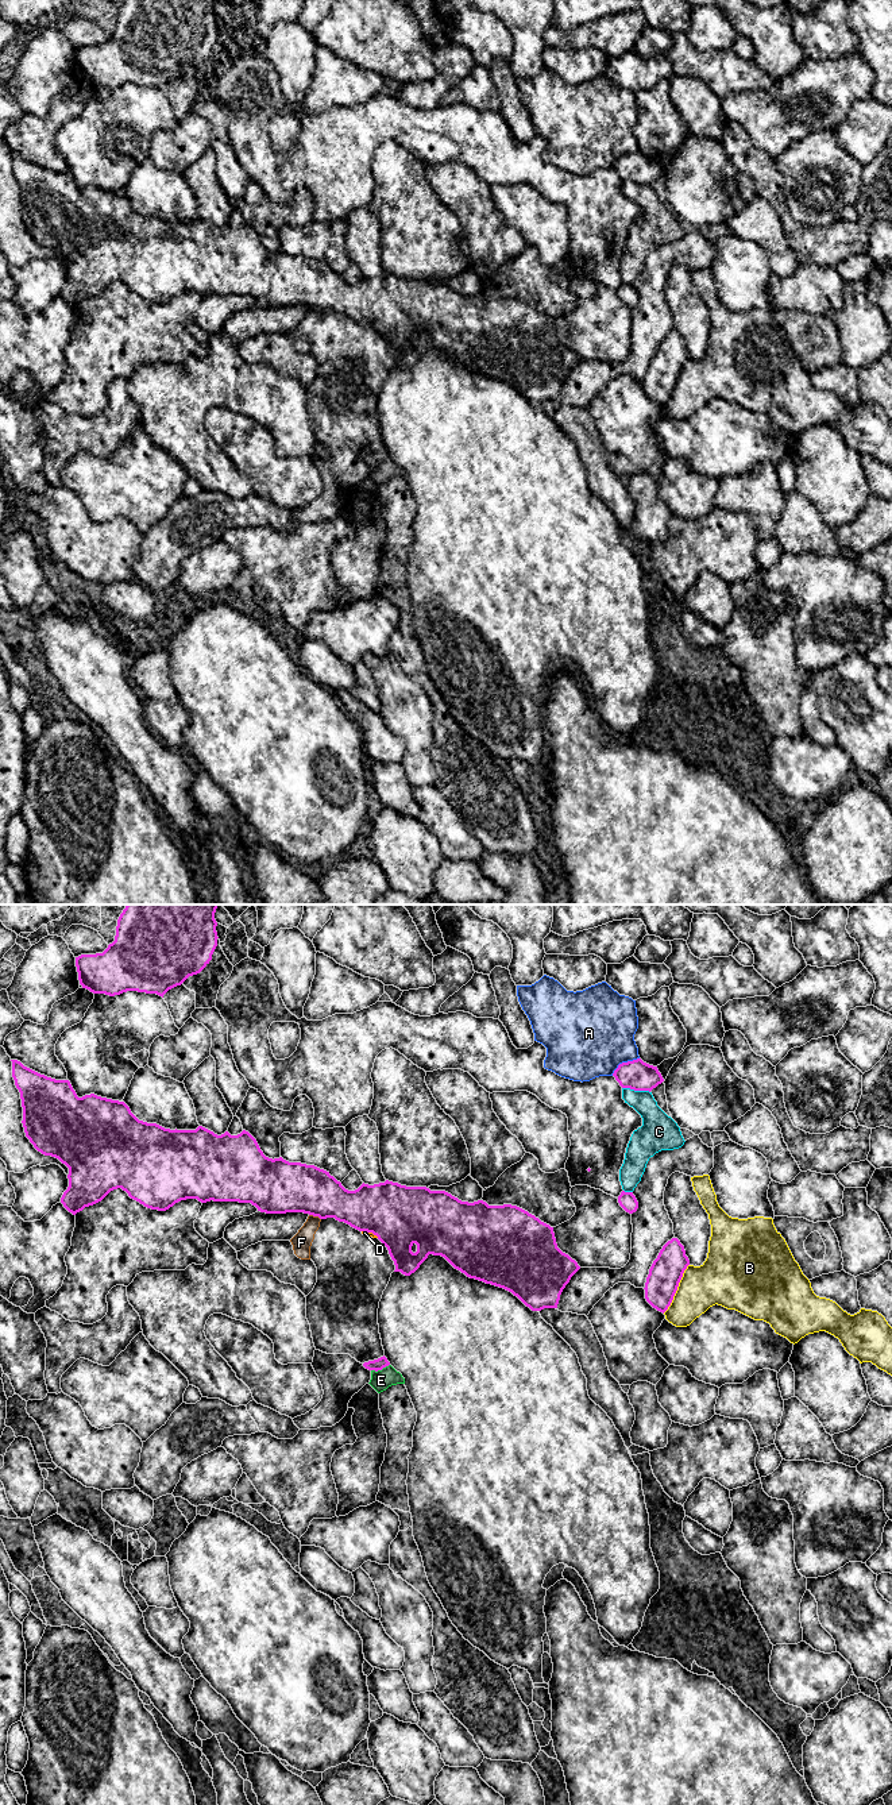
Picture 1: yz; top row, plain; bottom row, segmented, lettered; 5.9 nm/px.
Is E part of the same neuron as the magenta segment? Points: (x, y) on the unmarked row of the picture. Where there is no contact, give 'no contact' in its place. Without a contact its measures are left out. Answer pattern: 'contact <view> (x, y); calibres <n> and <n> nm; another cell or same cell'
contact yz (379, 462); calibres 70 and 120 nm; same cell

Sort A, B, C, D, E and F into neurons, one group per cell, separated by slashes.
A / B / C F / D / E

